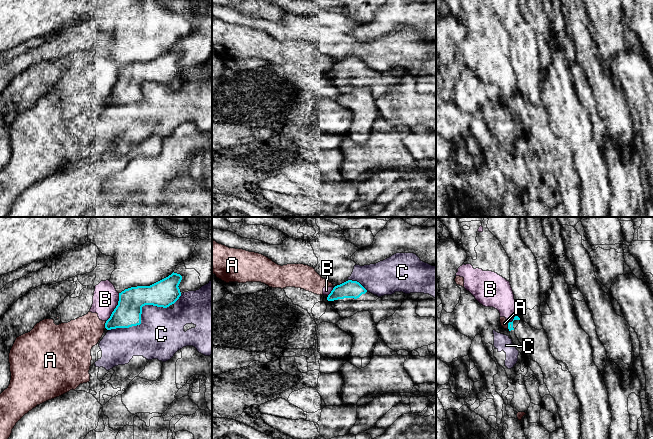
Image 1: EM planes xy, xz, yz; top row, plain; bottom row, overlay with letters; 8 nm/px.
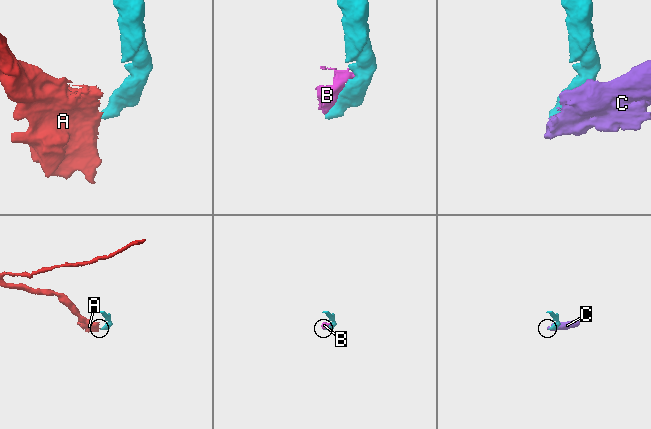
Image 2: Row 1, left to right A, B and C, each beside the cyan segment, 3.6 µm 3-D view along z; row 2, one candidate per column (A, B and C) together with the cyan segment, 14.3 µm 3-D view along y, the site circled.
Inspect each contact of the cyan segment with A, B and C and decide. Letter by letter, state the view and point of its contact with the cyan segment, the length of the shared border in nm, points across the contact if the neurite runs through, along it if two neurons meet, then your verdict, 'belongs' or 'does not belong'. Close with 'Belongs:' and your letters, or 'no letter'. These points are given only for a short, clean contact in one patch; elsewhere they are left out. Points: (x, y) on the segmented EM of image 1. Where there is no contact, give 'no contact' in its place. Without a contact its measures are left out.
A: contact xy (105, 324); length 60 nm; does not belong
B: contact xy (116, 307); length 260 nm; does not belong
C: contact xy (140, 317); length 500 nm; does not belong
Belongs: no letter

